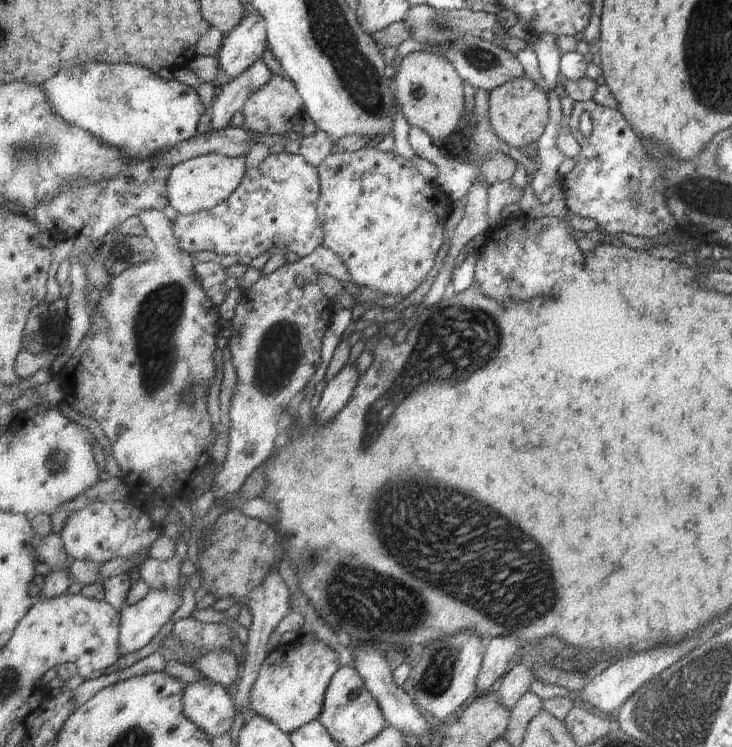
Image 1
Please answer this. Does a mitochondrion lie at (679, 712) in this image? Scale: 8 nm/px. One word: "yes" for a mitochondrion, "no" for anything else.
yes

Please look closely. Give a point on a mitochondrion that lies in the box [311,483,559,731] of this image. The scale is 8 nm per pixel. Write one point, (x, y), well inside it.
(442, 662)

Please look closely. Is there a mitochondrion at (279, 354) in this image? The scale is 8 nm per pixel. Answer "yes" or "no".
yes

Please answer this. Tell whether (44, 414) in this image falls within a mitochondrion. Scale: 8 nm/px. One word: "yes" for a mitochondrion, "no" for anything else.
no

